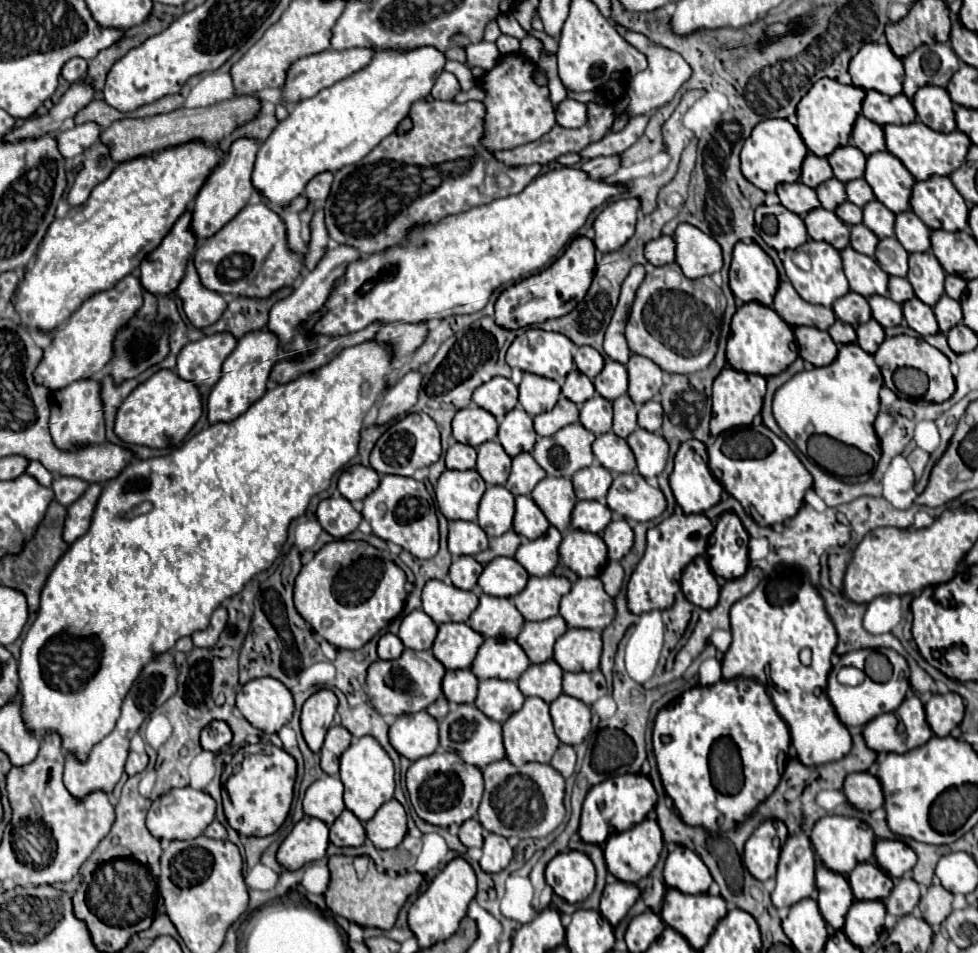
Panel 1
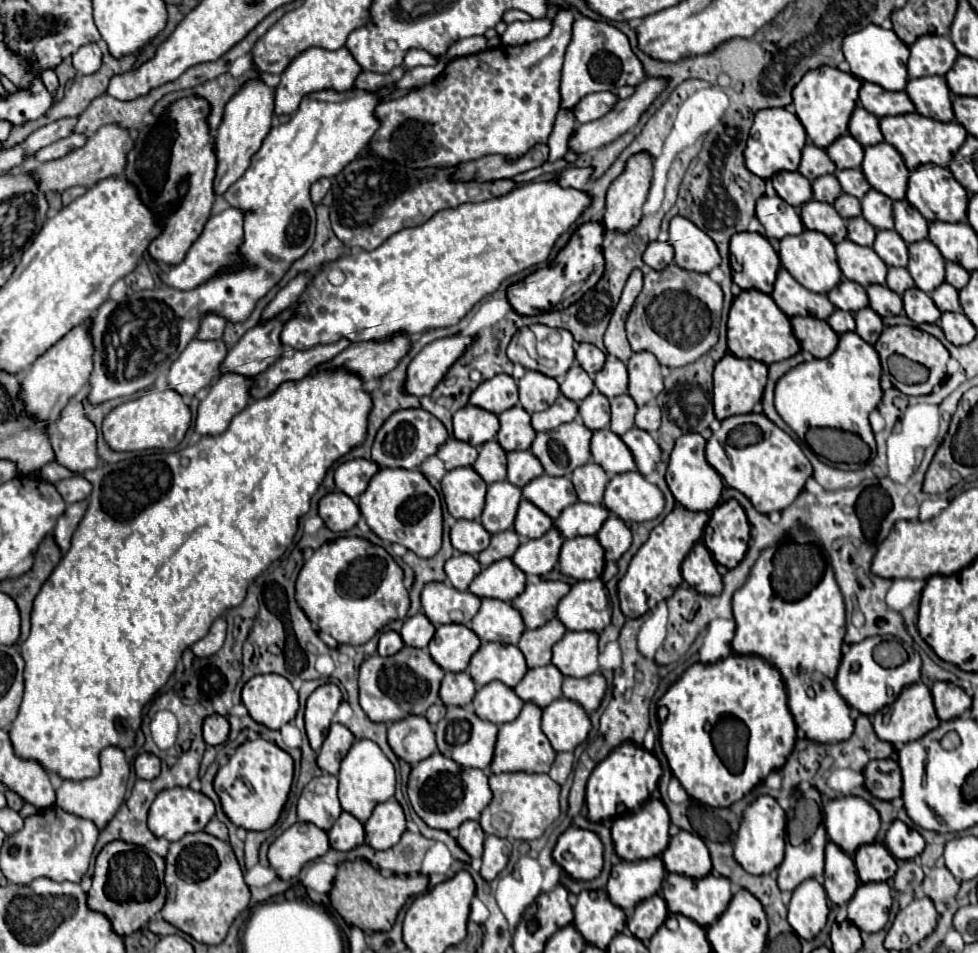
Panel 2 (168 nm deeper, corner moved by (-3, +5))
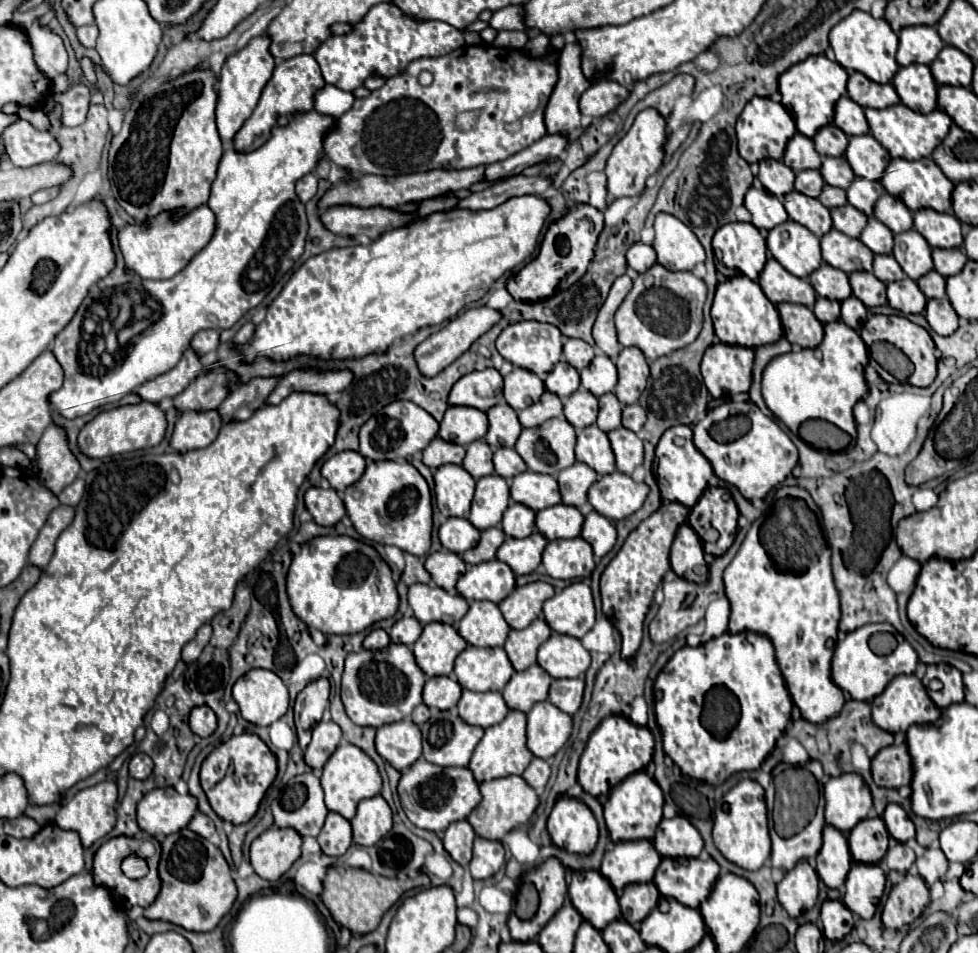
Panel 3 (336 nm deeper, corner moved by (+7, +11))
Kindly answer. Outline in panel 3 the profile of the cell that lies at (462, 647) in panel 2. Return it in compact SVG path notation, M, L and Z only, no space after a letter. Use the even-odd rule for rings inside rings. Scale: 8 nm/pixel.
M427 623L421 637L413 645L417 665L427 677L451 675L457 655L467 647L467 641L459 637L457 629L447 623Z

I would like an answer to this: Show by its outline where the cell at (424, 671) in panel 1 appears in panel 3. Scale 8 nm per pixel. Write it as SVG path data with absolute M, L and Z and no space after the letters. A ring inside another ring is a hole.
M389 643L379 651L361 649L359 653L347 655L341 683L341 699L353 723L381 727L385 723L411 717L411 711L423 701L423 685L425 673L419 669L413 651L407 645Z

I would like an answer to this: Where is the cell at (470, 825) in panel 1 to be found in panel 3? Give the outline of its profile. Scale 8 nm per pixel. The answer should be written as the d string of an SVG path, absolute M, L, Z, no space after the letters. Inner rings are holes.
M455 821L443 833L443 847L447 849L447 853L457 863L461 863L463 867L467 867L469 861L471 861L473 839L475 839L473 827L467 821Z

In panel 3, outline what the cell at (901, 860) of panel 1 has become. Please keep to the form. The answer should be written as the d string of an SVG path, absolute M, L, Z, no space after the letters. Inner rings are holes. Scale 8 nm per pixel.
M895 803L887 805L887 809L883 813L883 821L885 821L889 835L899 843L905 843L907 839L915 837L915 825L899 805L895 805Z

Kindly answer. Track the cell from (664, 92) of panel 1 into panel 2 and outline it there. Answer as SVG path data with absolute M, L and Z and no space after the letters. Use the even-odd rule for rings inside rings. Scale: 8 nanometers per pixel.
M645 79L639 89L629 99L621 99L609 115L589 121L583 125L577 125L569 137L569 151L575 151L577 155L601 149L619 135L633 129L641 117L641 111L651 105L651 101L657 97L657 91L661 91L661 79Z

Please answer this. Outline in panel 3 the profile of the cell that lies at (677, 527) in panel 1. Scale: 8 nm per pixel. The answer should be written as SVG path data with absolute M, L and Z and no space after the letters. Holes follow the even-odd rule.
M663 501L663 505L627 537L619 553L613 557L613 561L605 567L601 575L603 613L621 631L623 637L621 655L625 659L635 655L635 651L639 649L641 635L643 635L641 633L643 619L653 601L653 591L661 583L663 575L669 571L669 549L679 527L687 521L687 517L689 517L689 509L685 505Z

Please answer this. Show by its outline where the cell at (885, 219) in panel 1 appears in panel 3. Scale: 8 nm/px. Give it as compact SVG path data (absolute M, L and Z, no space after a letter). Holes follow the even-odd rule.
M855 177L853 185L847 189L847 201L857 207L859 211L863 211L869 219L873 217L873 207L879 199L879 183L875 181L867 181L861 177Z

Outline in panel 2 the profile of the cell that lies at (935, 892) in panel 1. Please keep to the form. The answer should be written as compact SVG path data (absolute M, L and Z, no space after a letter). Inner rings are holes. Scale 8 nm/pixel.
M931 867L923 879L923 889L935 903L949 903L949 899L953 899L959 891L959 881L947 867Z

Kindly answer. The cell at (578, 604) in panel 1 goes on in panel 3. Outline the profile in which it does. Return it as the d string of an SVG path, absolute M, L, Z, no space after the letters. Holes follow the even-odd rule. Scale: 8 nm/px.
M575 581L543 605L543 617L555 633L581 639L595 623L595 605L589 585Z

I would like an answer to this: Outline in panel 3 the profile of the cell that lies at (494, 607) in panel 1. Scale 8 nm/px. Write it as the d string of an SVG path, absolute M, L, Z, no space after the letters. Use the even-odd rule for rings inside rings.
M471 601L467 615L457 625L459 635L475 647L501 647L511 627L493 601Z

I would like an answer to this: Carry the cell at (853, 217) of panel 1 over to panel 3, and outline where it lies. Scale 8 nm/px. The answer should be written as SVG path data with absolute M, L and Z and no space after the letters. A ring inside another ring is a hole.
M825 185L825 187L823 187L823 193L819 195L819 201L821 201L825 207L835 209L835 207L847 205L847 195L845 195L845 191L839 189L839 187Z

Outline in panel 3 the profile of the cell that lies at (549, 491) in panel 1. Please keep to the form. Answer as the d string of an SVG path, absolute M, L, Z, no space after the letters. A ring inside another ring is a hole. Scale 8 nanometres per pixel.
M523 471L511 479L511 497L533 511L561 503L557 479L535 471Z

